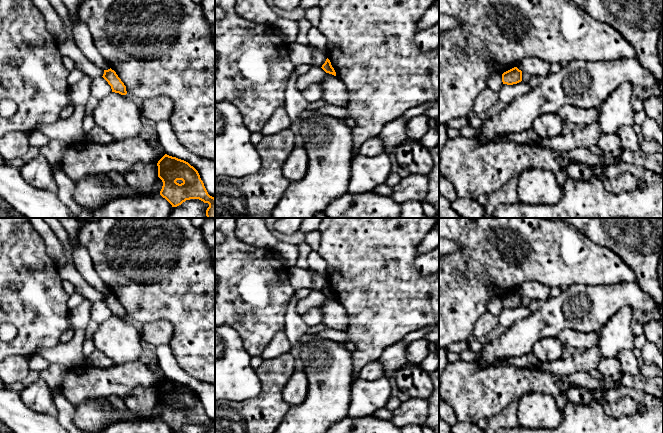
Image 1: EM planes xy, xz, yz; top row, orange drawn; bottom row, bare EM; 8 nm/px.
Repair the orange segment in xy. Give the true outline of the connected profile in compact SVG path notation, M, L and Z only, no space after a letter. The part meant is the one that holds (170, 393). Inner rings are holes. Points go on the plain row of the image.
M165 378L157 390L158 401L163 406L160 419L172 431L186 424L199 423L209 428L207 433L215 433L215 422L208 418L198 395L188 386Z

